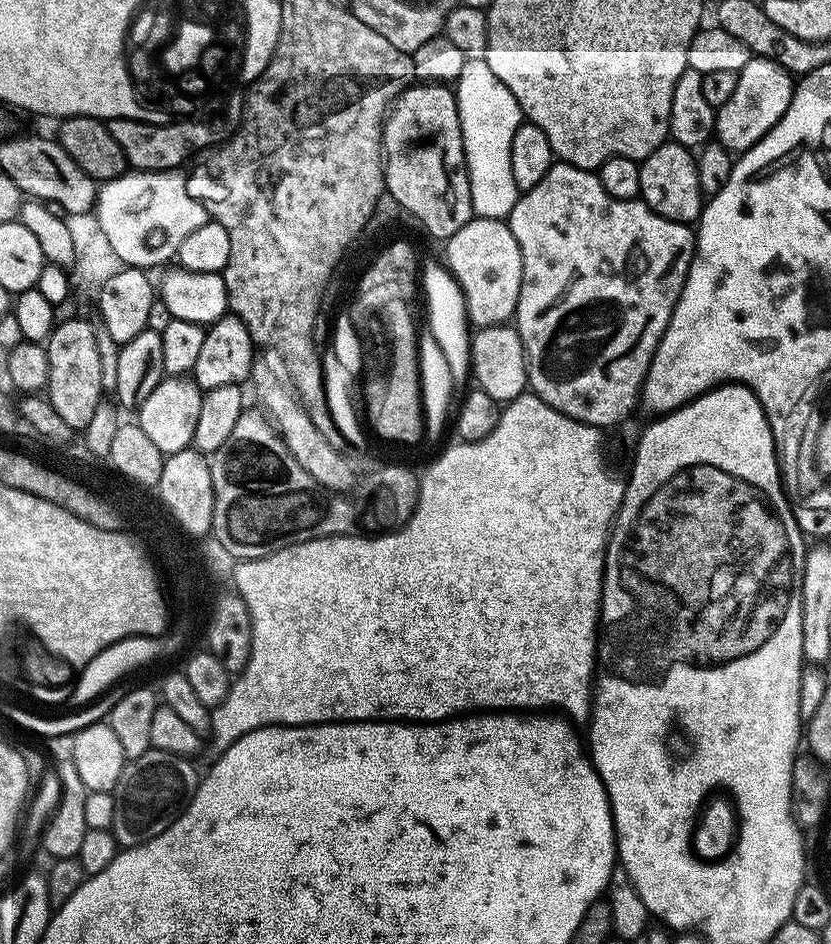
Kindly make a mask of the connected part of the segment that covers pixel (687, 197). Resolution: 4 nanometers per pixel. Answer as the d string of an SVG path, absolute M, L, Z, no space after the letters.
M665 142L658 146L640 165L639 199L649 204L656 213L667 220L691 225L699 221L702 211L702 193L698 182L698 166L693 149L684 148L675 142Z

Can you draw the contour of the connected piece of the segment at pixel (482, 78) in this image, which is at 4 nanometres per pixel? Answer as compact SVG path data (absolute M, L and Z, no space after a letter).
M482 58L465 59L462 74L454 82L456 105L462 126L464 161L468 163L472 210L486 220L504 220L518 199L514 170L510 170L510 142L520 129L522 113L514 94L490 70Z

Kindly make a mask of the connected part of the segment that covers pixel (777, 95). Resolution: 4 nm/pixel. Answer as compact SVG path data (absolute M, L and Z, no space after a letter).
M751 57L742 71L734 95L726 106L716 109L715 139L732 152L745 152L776 125L789 108L795 92L791 73L777 61Z

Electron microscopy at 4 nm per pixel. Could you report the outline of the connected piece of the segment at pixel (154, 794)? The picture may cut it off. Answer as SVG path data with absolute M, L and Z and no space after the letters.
M152 748L136 760L128 760L120 783L112 789L114 822L110 829L121 849L133 848L158 838L192 803L198 787L198 772L191 759Z

